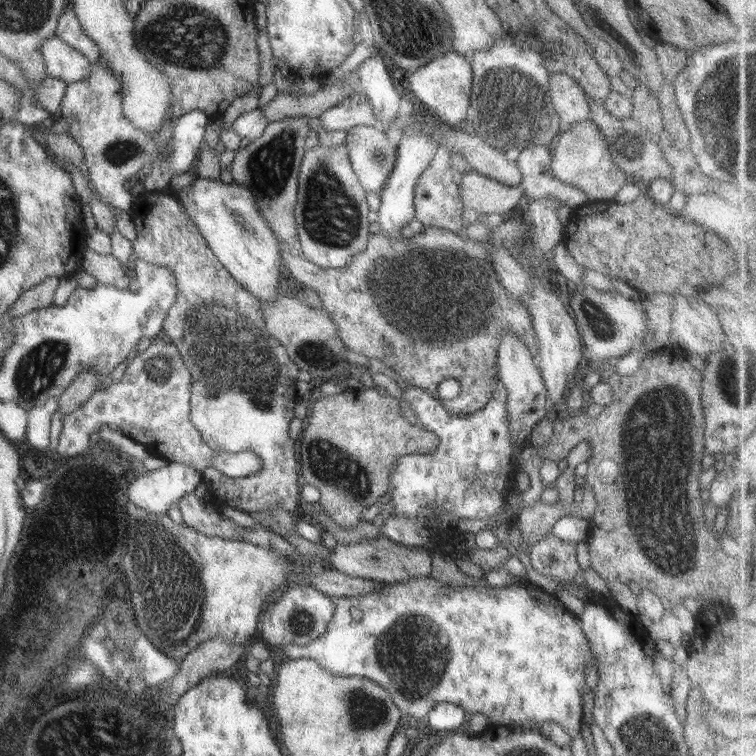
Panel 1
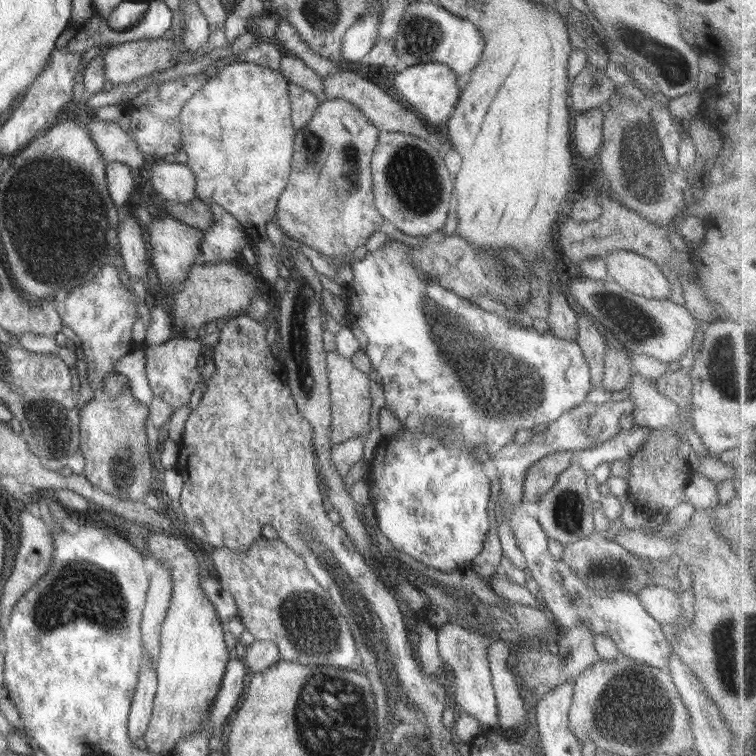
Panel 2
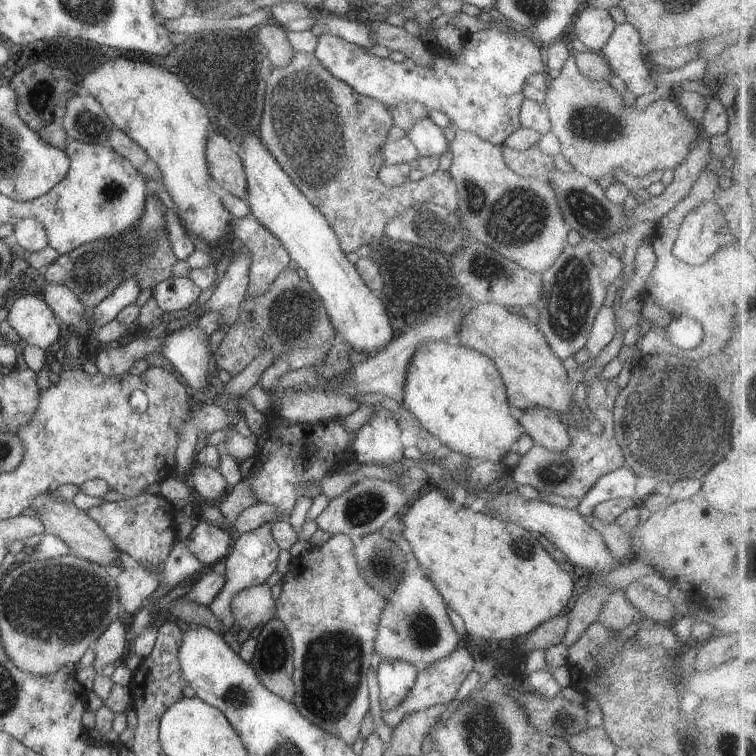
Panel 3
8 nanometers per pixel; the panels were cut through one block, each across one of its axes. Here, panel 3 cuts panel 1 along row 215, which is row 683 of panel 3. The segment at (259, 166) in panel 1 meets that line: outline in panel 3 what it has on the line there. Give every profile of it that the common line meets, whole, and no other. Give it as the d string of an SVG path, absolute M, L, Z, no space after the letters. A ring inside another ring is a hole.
M275 616L262 627L257 642L250 666L270 692L291 701L296 690L290 632Z

